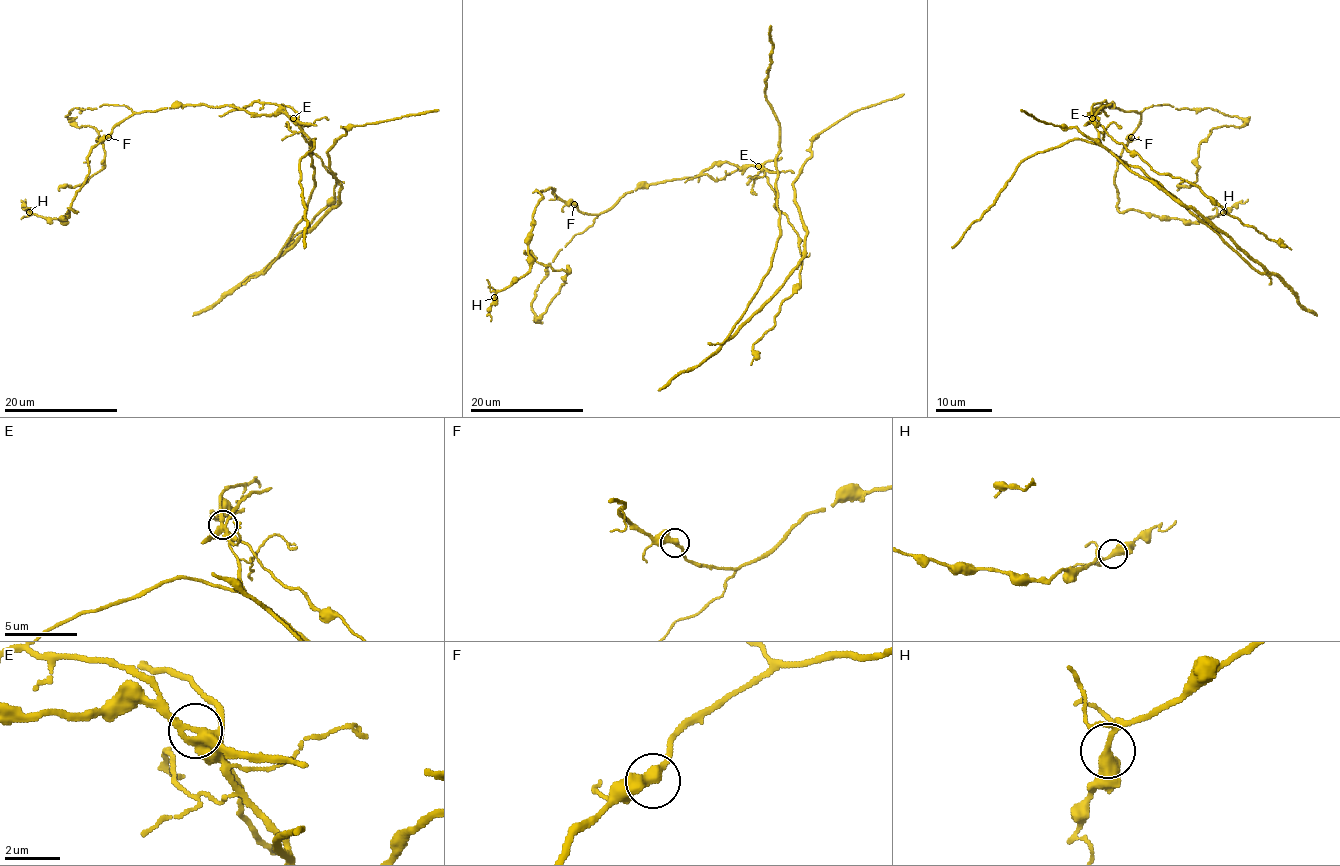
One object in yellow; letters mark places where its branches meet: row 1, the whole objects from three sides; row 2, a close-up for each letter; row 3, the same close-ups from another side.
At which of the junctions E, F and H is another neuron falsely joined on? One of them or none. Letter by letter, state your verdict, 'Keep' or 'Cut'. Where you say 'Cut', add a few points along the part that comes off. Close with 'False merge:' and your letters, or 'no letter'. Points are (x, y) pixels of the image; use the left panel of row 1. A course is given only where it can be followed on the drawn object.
E: Keep
F: Keep
H: Keep
False merge: no letter

